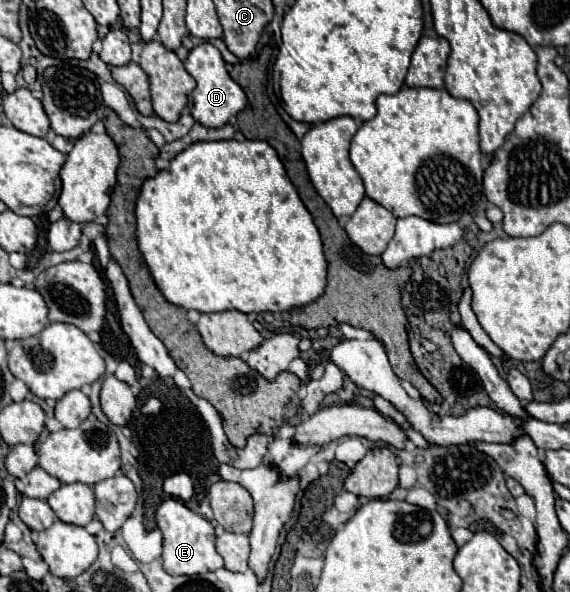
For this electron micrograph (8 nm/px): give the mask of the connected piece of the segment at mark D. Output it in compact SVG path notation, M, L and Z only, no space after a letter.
M201 42L199 46L195 46L185 60L185 70L197 80L197 86L189 96L189 110L191 110L191 116L199 124L203 124L207 128L221 128L229 122L231 116L235 116L237 112L241 112L245 108L247 96L243 92L243 88L235 80L231 80L227 68L225 68L225 60L213 44Z

